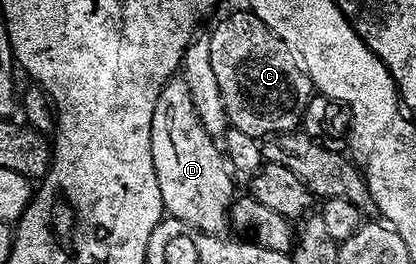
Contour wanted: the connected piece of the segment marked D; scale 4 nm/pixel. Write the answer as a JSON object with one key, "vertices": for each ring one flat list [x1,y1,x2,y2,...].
{"vertices":[[176,76,166,82,161,88,161,96,157,96,157,104,151,117,151,151,164,211,170,217,181,220,201,232,222,235,223,229,228,229,231,203,237,194,235,182,231,179,232,171,220,143,209,132,205,132,193,106,193,96,190,95,182,77]]}

